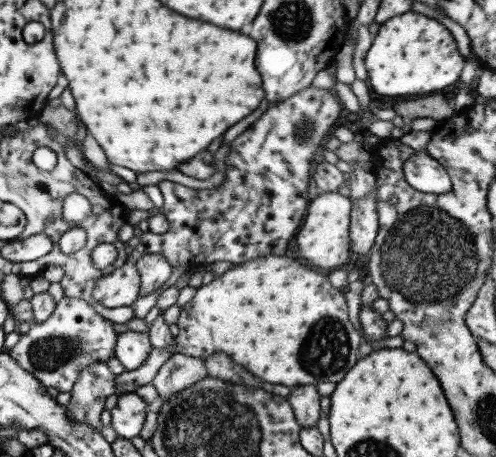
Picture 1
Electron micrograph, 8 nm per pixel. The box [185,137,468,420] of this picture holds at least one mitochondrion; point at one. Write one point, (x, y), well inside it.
(324, 349)

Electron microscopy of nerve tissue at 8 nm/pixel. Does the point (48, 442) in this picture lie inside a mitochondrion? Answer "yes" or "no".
no

